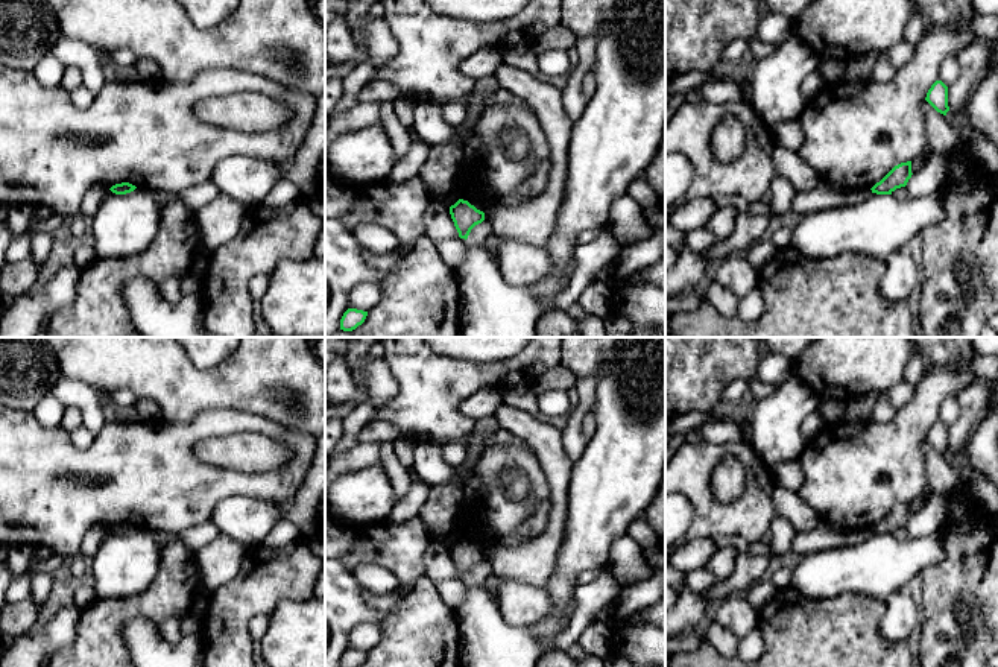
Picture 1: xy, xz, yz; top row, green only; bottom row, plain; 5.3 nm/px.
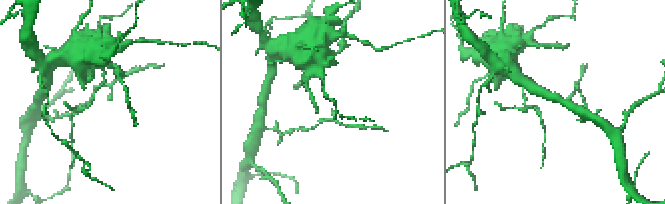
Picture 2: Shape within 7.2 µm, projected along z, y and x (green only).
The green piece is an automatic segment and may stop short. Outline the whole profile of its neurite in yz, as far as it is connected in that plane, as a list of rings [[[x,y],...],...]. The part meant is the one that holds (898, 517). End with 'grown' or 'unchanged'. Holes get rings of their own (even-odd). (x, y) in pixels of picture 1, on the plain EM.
[[[911,501],[895,506],[880,523],[870,530],[876,535],[892,535],[896,529],[905,527],[911,518]]]; unchanged

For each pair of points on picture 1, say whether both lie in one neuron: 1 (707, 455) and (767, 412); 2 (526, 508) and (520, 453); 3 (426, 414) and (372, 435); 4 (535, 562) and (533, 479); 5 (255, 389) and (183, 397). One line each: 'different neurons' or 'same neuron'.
1: different neurons
2: same neuron
3: different neurons
4: different neurons
5: same neuron

